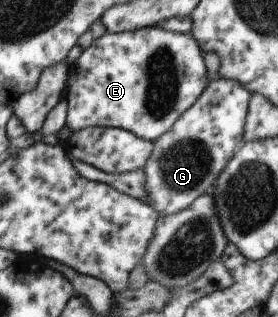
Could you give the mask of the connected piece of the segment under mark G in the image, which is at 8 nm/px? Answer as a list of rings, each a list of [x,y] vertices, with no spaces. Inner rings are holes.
[[[221,78],[213,80],[197,101],[183,113],[173,127],[153,142],[153,151],[143,167],[144,191],[148,204],[159,216],[168,216],[187,209],[193,201],[207,193],[225,169],[233,154],[244,144],[243,132],[251,93],[238,81]]]

